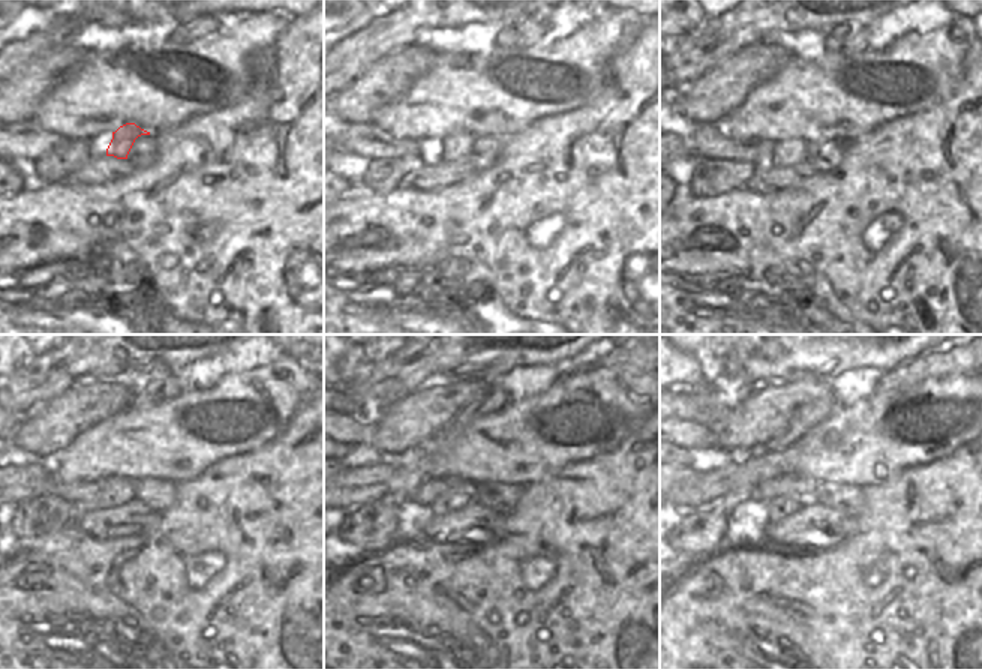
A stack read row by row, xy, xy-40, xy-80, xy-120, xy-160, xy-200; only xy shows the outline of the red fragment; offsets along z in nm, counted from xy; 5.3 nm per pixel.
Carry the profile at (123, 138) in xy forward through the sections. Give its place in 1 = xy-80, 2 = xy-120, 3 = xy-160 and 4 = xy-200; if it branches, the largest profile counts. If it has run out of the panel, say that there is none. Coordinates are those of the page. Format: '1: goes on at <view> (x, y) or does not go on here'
1: goes on at xy-80 (793, 150)
2: goes on at xy-120 (114, 491)
3: goes on at xy-160 (450, 501)
4: goes on at xy-200 (777, 509)

